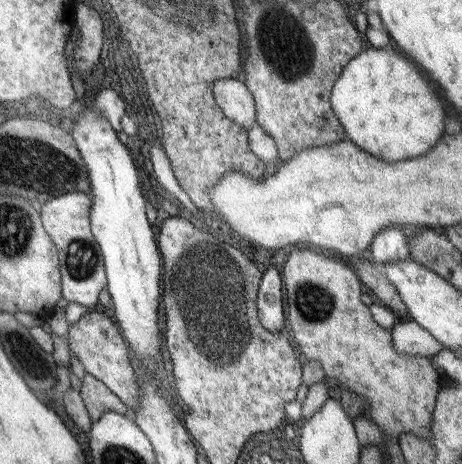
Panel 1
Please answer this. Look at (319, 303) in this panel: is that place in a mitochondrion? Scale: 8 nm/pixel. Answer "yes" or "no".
yes

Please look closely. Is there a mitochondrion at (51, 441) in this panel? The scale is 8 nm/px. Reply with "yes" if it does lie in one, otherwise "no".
no

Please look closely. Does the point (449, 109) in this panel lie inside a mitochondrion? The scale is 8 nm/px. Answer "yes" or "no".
no

